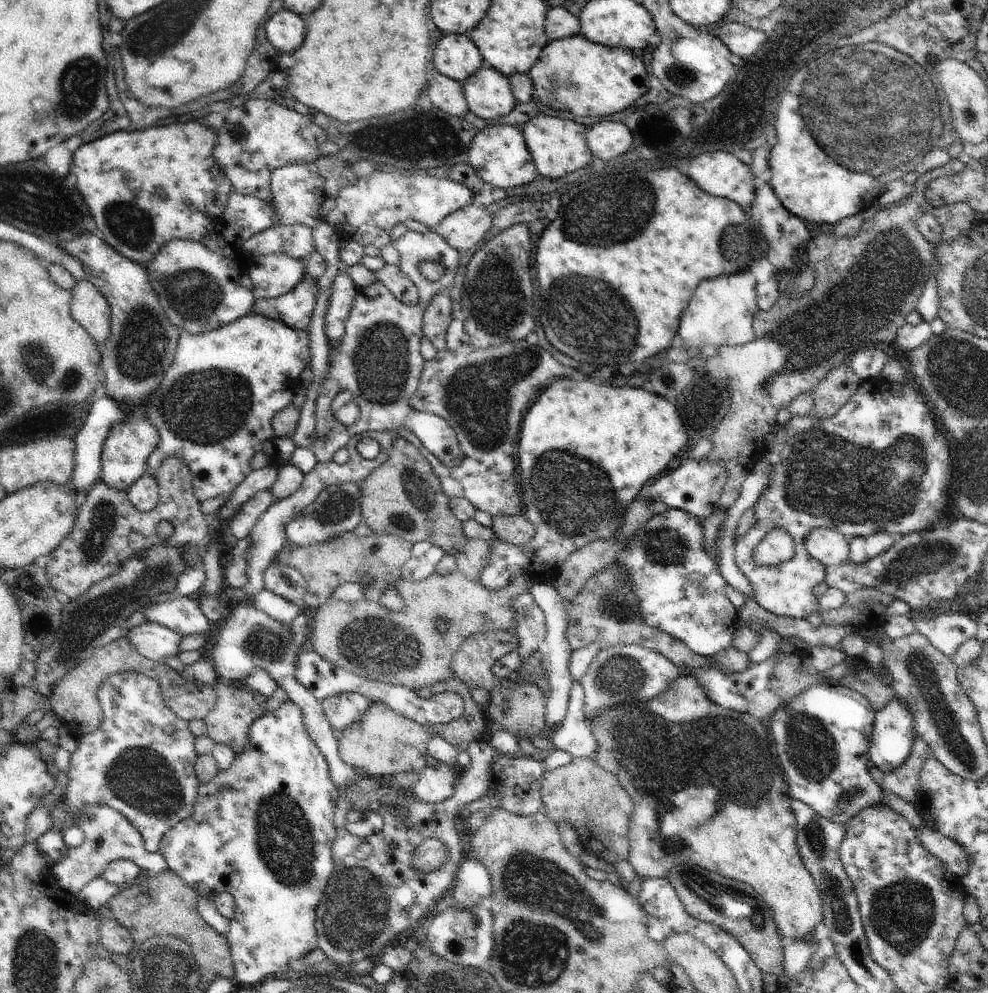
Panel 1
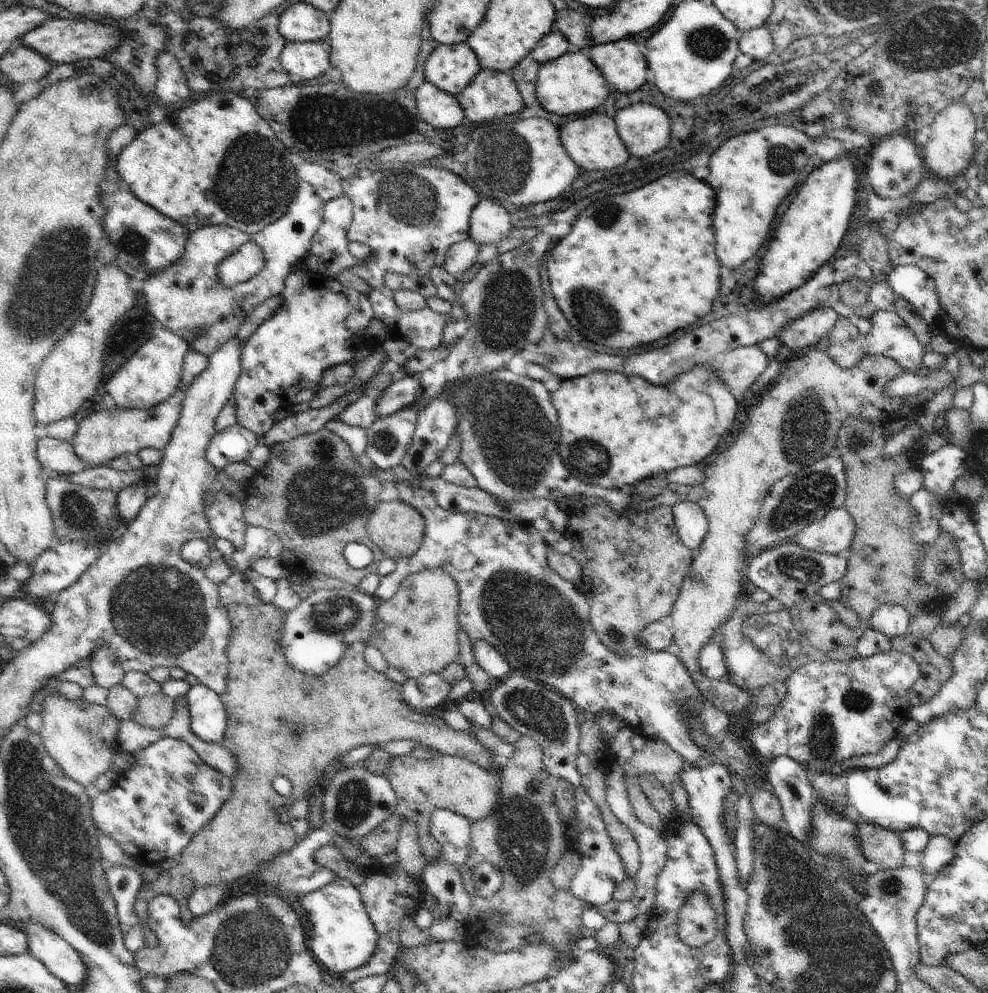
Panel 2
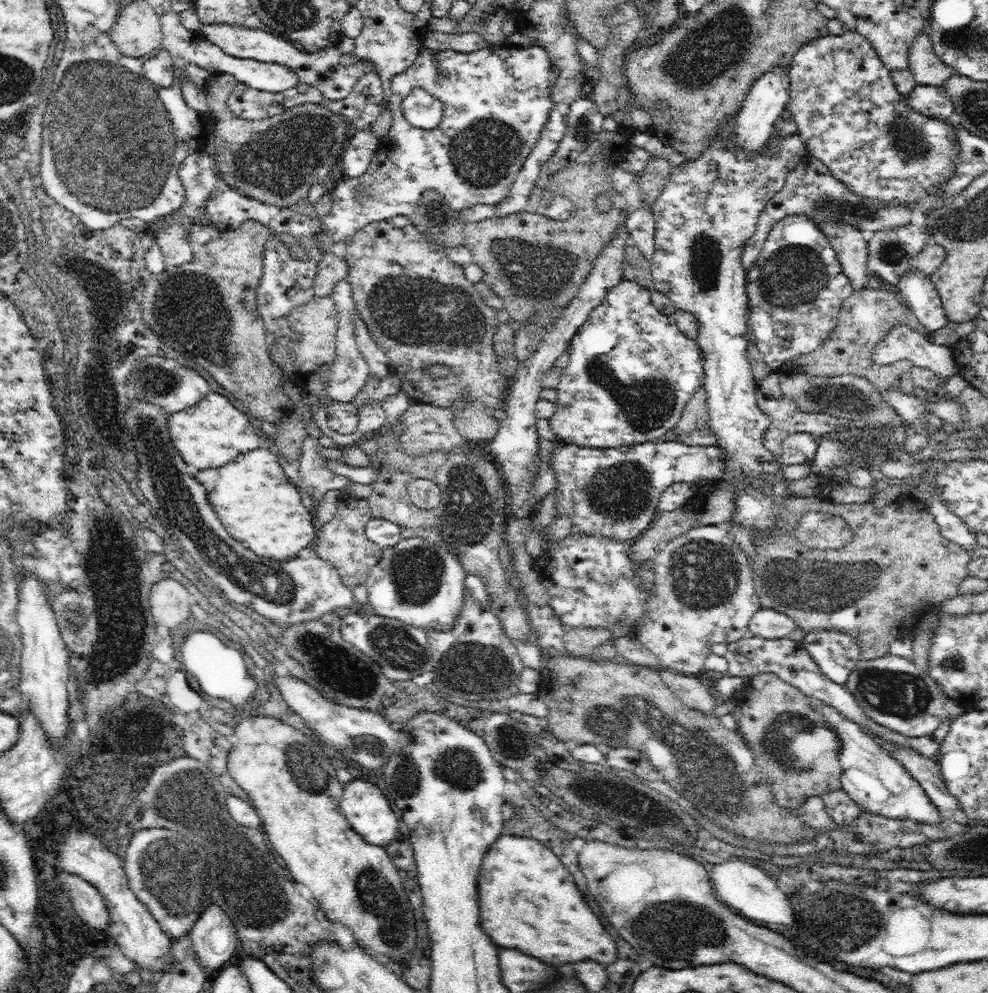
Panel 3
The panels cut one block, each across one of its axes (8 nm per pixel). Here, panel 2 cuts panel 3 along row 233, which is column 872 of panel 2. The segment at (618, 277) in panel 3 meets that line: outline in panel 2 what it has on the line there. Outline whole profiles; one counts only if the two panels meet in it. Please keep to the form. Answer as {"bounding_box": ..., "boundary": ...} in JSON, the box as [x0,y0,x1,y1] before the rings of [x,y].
{"bounding_box":[869,604,909,638],"boundary":[[[884,604],[872,614],[869,620],[869,628],[875,628],[891,638],[906,636],[908,630],[909,612],[898,604]]]}

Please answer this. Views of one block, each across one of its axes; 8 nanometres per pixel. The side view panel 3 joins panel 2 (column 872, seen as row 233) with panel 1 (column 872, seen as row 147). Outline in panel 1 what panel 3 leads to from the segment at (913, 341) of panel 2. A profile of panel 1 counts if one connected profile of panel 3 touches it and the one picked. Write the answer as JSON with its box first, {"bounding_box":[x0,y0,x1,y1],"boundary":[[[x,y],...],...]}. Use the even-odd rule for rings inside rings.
{"bounding_box":[735,376,954,619],"boundary":[[[875,376],[870,379],[864,379],[863,383],[856,388],[854,394],[850,396],[848,402],[840,408],[834,416],[825,419],[819,419],[812,416],[791,416],[791,418],[784,424],[784,426],[774,425],[770,430],[770,434],[766,434],[766,452],[764,452],[762,459],[770,464],[770,482],[760,499],[755,504],[755,518],[756,524],[744,536],[738,537],[735,546],[735,560],[738,568],[744,573],[752,585],[753,598],[758,602],[764,610],[772,614],[782,616],[786,615],[794,619],[807,619],[808,616],[818,609],[818,599],[812,593],[812,588],[820,582],[825,582],[827,566],[823,565],[806,552],[806,536],[812,530],[818,530],[820,527],[836,528],[843,535],[851,538],[856,536],[870,536],[876,532],[894,533],[899,535],[914,534],[915,532],[922,532],[932,528],[934,524],[944,521],[950,515],[954,514],[952,509],[950,496],[948,496],[948,488],[952,484],[952,474],[950,474],[950,450],[946,444],[946,436],[944,431],[939,428],[938,419],[931,404],[928,403],[922,392],[915,385],[911,379],[903,383],[894,383],[890,380],[884,380],[880,376]],[[774,528],[784,528],[790,536],[792,536],[795,546],[794,556],[784,564],[776,564],[772,566],[758,566],[754,562],[754,548],[768,536],[768,532],[772,532]]]}

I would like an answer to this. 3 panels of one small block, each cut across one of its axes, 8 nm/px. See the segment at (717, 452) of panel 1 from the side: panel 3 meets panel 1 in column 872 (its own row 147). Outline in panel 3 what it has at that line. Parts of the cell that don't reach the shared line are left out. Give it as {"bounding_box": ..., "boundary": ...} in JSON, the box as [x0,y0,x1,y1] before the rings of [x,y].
{"bounding_box":[207,74,351,209],"boundary":[[[217,74],[216,80],[207,88],[208,116],[214,123],[216,152],[218,154],[216,170],[232,189],[244,195],[273,204],[281,209],[300,203],[307,198],[314,183],[329,182],[332,168],[341,159],[345,150],[345,141],[350,138],[351,128],[343,116],[314,103],[304,103],[285,109],[276,116],[262,120],[246,120],[236,116],[228,106],[228,76]]]}

